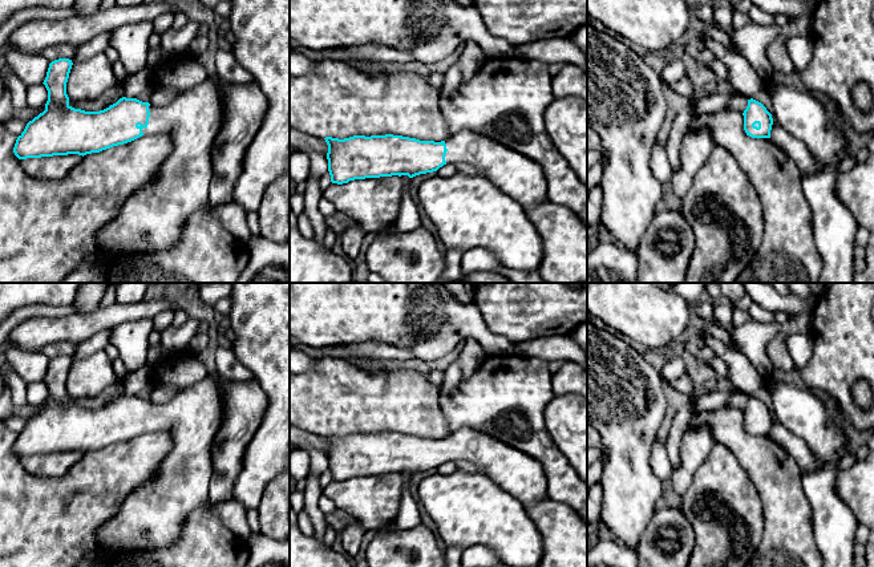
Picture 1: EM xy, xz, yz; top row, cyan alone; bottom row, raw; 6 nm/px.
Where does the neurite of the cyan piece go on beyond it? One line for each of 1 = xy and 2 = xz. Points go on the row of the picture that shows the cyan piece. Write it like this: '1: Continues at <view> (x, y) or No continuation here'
1: Continues at xy (152, 219)
2: Continues at xz (521, 178)

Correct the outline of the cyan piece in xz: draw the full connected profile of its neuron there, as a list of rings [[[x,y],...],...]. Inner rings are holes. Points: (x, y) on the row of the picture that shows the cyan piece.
[[[460,130],[441,142],[393,134],[353,135],[344,139],[325,137],[324,139],[328,145],[327,159],[332,183],[343,185],[355,179],[392,175],[413,178],[437,171],[446,163],[465,162],[481,169],[485,178],[499,191],[518,201],[523,208],[547,201],[547,181],[539,163],[477,131]]]

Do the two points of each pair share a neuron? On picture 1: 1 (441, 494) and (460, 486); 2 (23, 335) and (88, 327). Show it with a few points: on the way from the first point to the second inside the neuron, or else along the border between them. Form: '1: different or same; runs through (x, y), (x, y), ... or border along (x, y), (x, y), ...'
1: same; runs through (445, 494), (452, 494), (456, 490)
2: same; runs through (39, 331), (72, 328)

